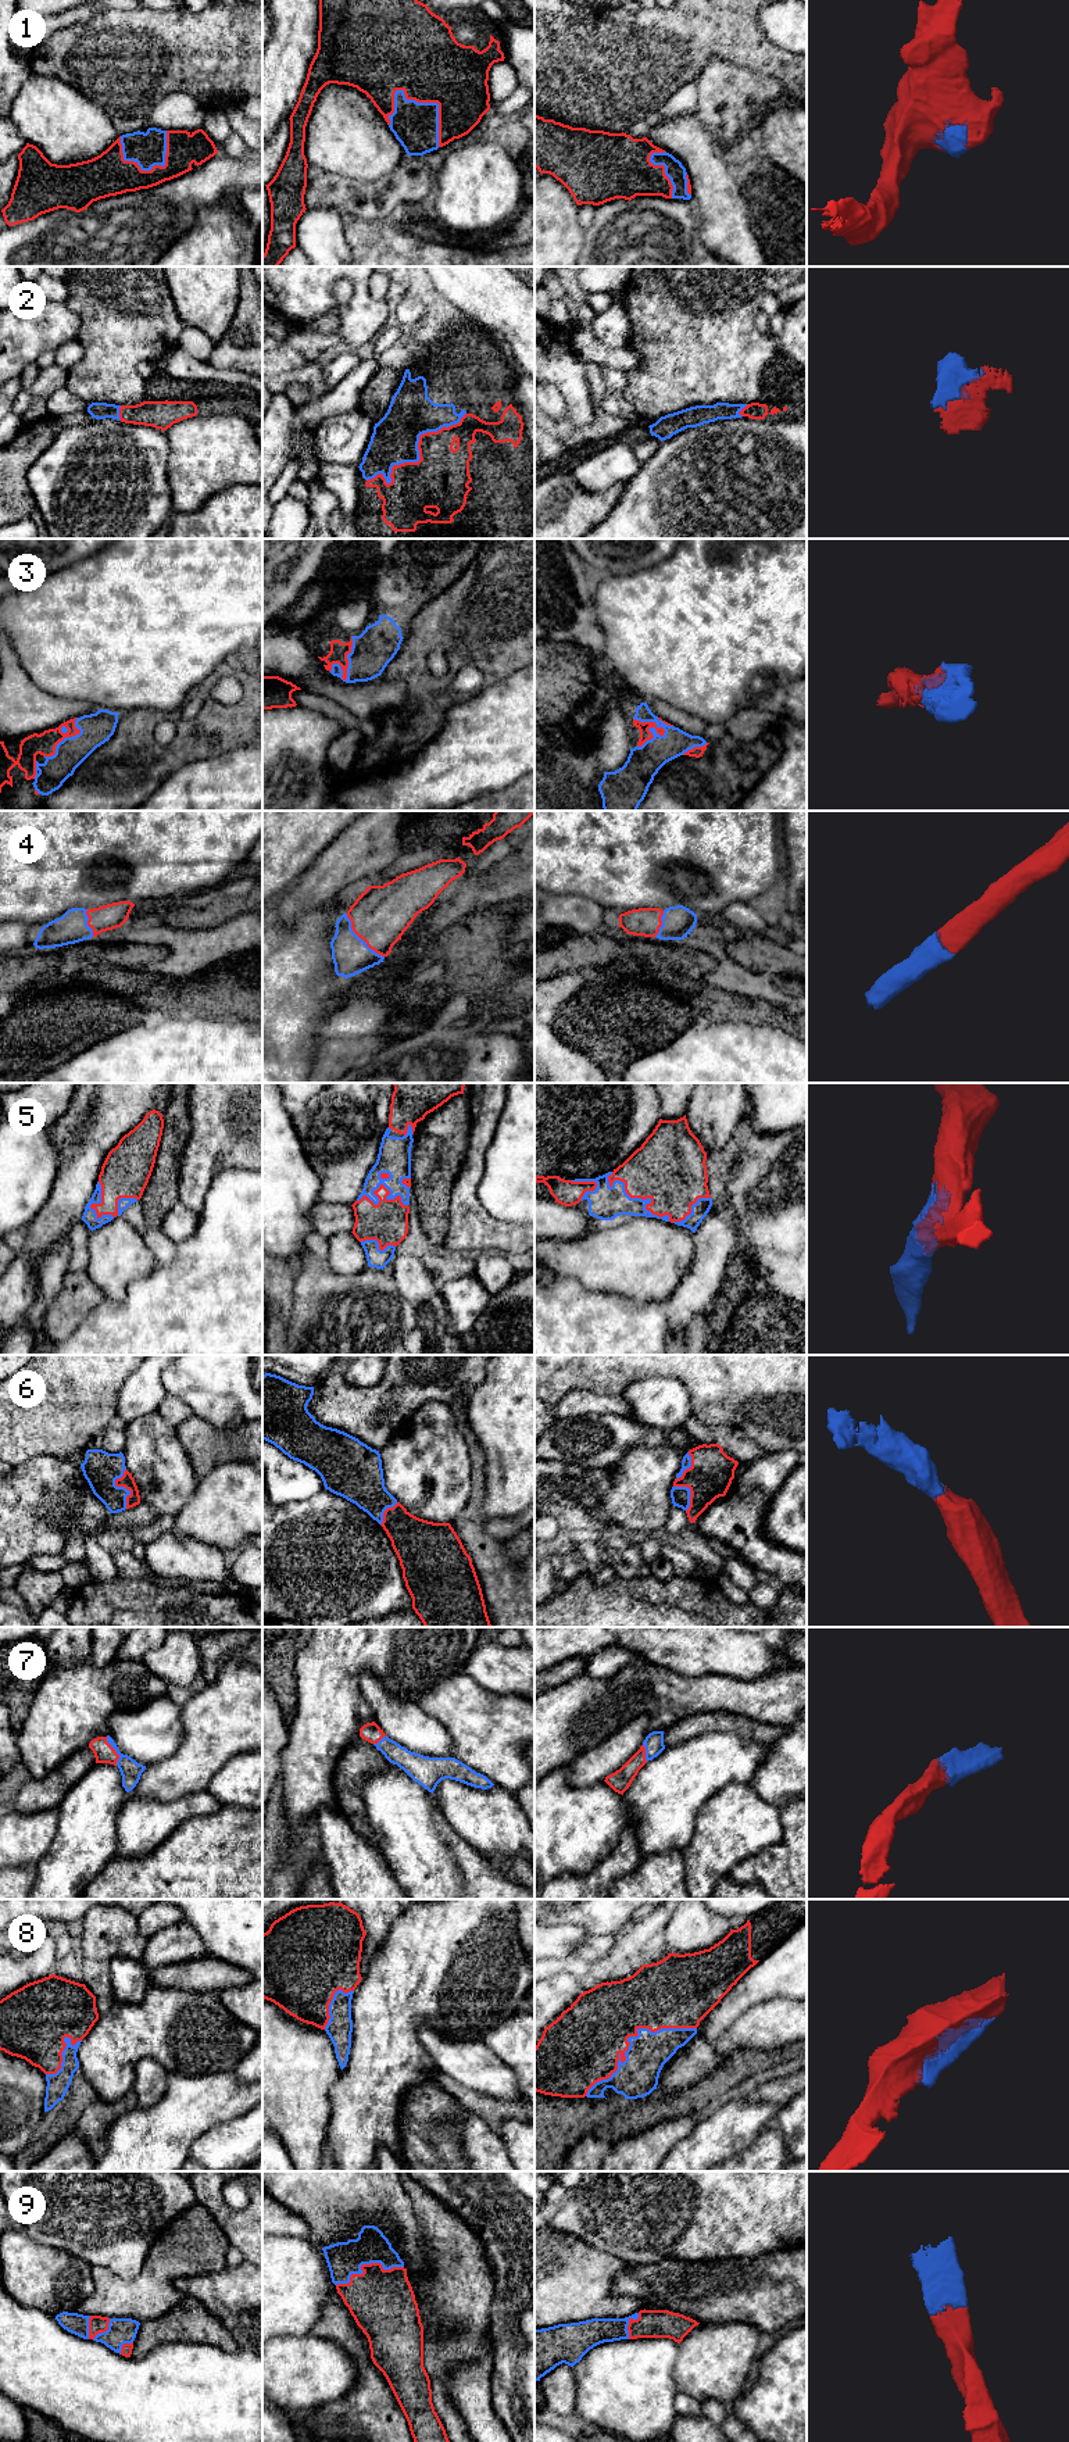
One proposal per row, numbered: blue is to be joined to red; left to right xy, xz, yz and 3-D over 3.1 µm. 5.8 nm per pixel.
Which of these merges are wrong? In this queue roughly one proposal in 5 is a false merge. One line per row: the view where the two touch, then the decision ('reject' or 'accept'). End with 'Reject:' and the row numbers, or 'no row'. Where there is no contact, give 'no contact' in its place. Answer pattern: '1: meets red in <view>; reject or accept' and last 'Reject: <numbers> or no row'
1: meets red in xz; accept
2: meets red in xz; accept
3: meets red in yz; accept
4: meets red in xz; accept
5: meets red in yz; accept
6: meets red in xy; accept
7: meets red in xy; accept
8: meets red in yz; accept
9: meets red in xz; accept
Reject: no row

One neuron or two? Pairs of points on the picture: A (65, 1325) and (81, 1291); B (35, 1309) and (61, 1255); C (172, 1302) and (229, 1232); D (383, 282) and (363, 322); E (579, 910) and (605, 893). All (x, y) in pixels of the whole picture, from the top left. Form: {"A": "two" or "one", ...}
{"A": "one", "B": "one", "C": "one", "D": "two", "E": "two"}

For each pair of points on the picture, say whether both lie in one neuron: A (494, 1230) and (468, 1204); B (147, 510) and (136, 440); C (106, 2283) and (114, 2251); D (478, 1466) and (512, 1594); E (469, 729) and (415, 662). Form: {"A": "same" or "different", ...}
{"A": "same", "B": "same", "C": "different", "D": "same", "E": "different"}

